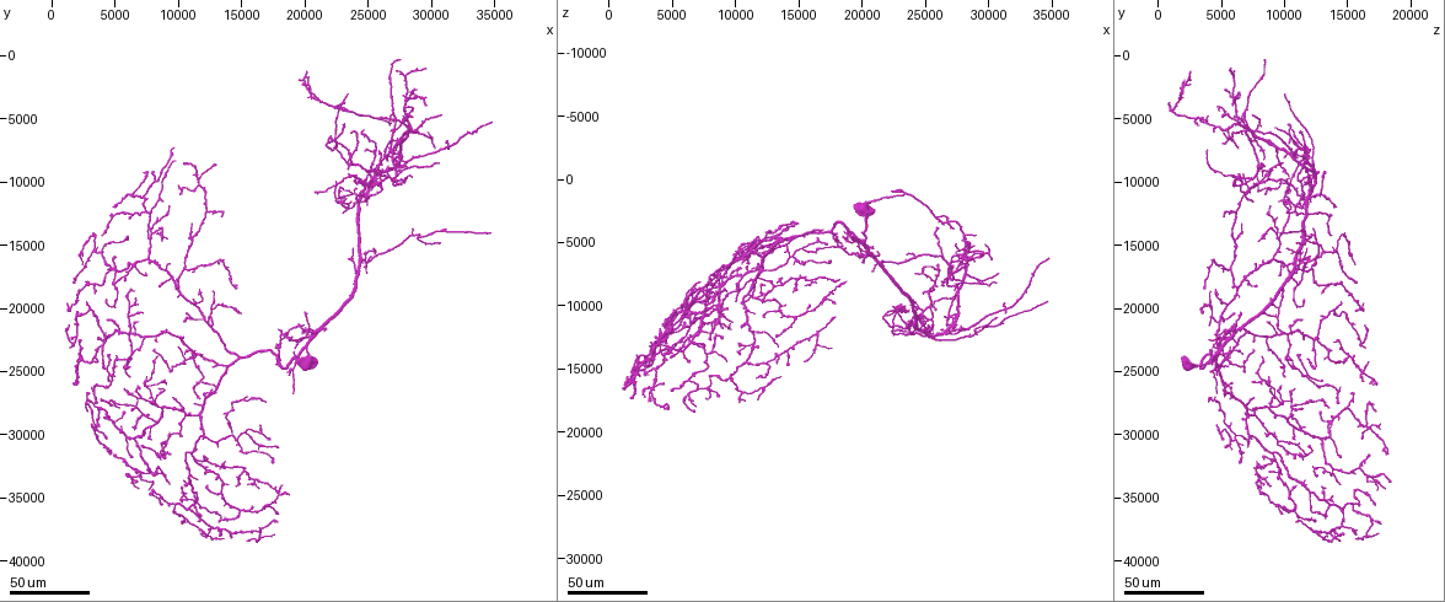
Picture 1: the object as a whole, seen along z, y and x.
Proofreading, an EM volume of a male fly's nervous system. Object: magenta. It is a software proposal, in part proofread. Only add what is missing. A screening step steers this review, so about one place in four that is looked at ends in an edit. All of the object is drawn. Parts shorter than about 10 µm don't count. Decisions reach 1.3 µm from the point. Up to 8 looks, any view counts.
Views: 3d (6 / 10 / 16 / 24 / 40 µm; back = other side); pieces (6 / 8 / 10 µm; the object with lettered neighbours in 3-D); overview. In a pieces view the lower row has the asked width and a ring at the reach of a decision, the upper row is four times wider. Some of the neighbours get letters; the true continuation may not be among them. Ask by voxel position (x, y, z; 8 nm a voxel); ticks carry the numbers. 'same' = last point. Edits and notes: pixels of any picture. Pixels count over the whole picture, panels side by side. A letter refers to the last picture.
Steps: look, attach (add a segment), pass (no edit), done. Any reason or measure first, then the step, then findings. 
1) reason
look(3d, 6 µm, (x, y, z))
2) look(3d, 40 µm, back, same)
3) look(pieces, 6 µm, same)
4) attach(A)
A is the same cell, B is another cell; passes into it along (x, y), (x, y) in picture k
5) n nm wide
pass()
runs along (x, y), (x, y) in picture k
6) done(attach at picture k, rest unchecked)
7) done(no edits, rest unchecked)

branch stops here
look(3d, 24 µm, (23600, 9000, 12200))

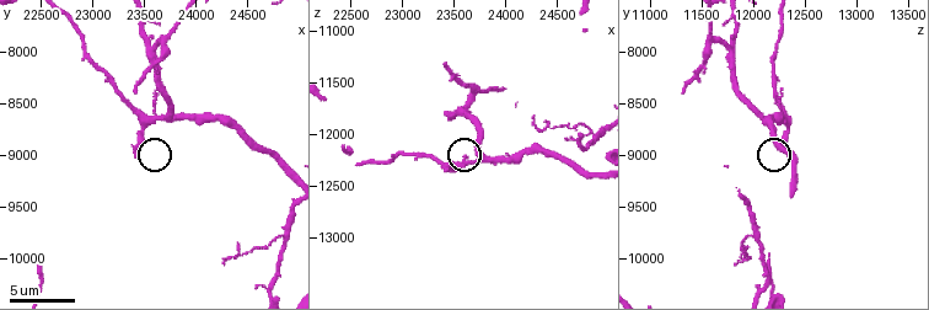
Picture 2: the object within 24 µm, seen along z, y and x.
look(pieces, 6 µm, (23440, 8980, 12320))

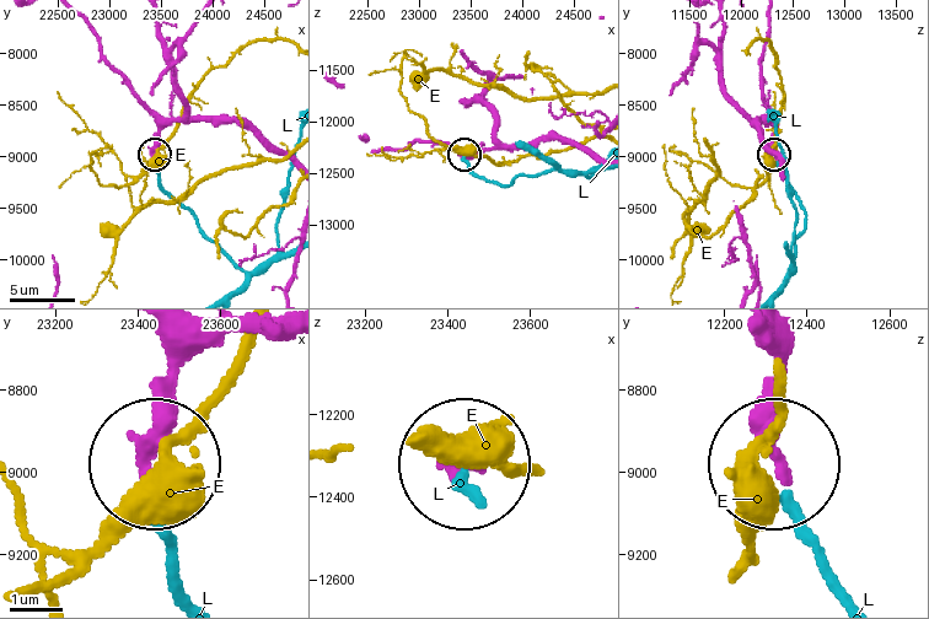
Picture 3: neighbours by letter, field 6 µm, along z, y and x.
pass()
E and L are other cells; no lettered segment goes on from it

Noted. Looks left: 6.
an open end
look(3d, 40 µm, (4400, 28600, 14400))

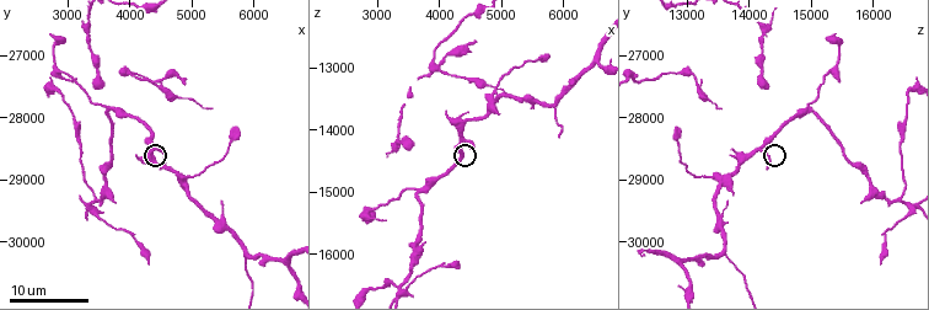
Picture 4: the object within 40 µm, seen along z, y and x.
look(3d, 10 µm, (4500, 28800, 14350))

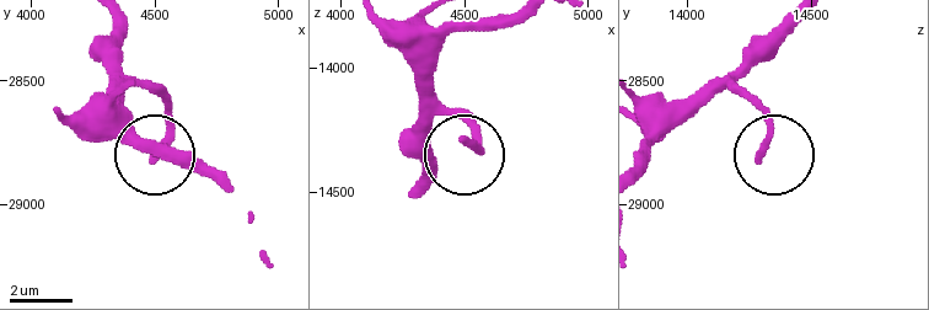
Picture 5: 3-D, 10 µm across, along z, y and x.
look(pieces, 6 µm, (4500, 28810, 14280))

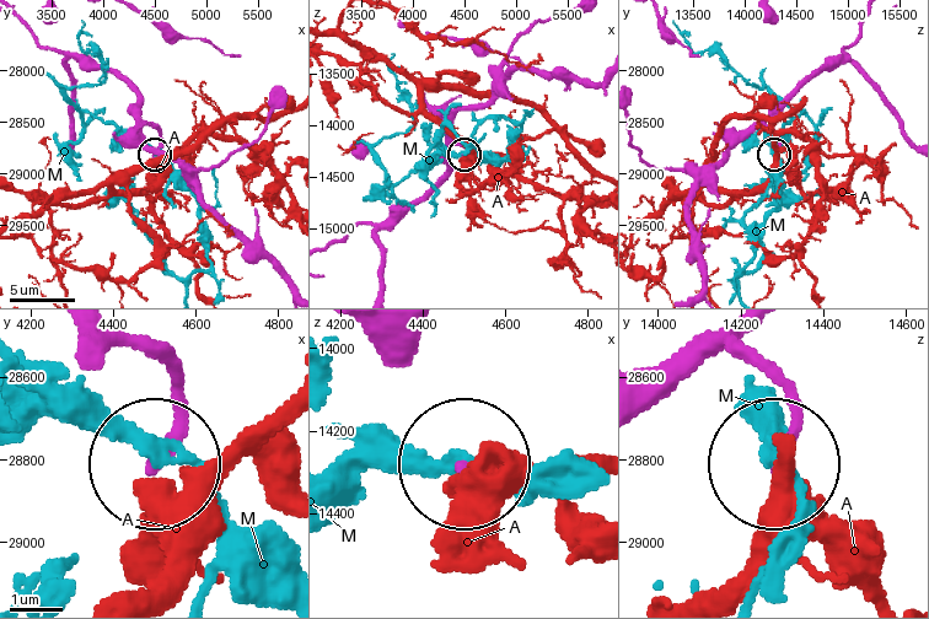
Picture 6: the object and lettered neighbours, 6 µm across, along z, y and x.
230 nm wide
pass()
A and M are other cells; runs along (108, 353), (130, 339), (166, 366), (161, 453) in picture 6; no lettered segment goes on from it

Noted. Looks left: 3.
thin end
look(3d, 40 µm, (7000, 34400, 17800))

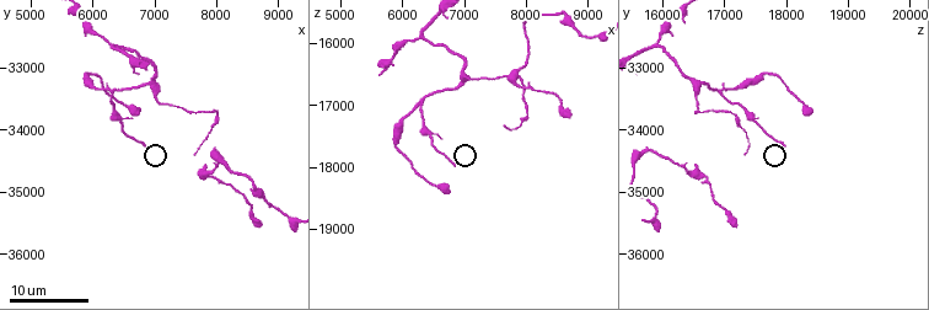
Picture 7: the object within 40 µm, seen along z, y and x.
look(pieces, 8 µm, (6850, 34250, 18000))

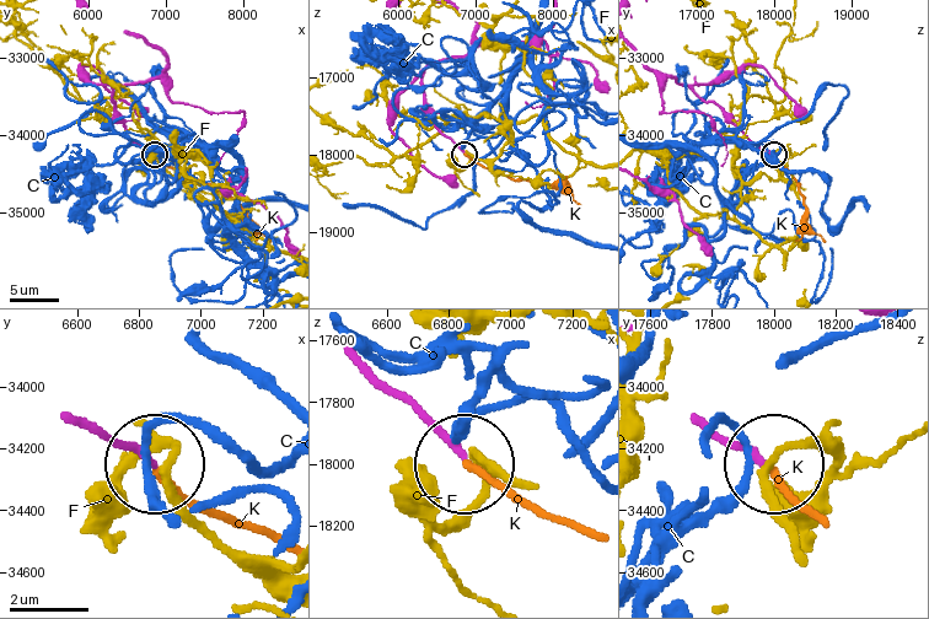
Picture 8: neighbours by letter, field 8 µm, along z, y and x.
attach(K)
K is the same cell, C and F are other cells; passes into it along (355, 353), (458, 456), (580, 525) in picture 8; the neuron continues

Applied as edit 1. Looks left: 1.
done(attach at picture 8, rest unchecked)

